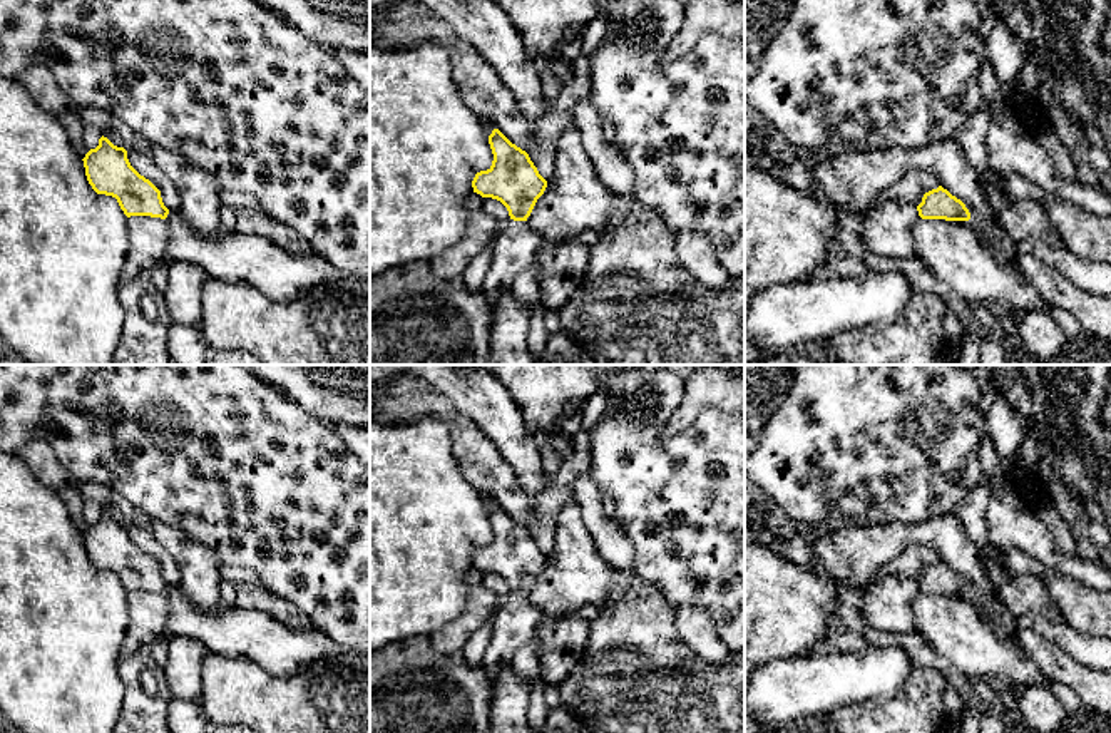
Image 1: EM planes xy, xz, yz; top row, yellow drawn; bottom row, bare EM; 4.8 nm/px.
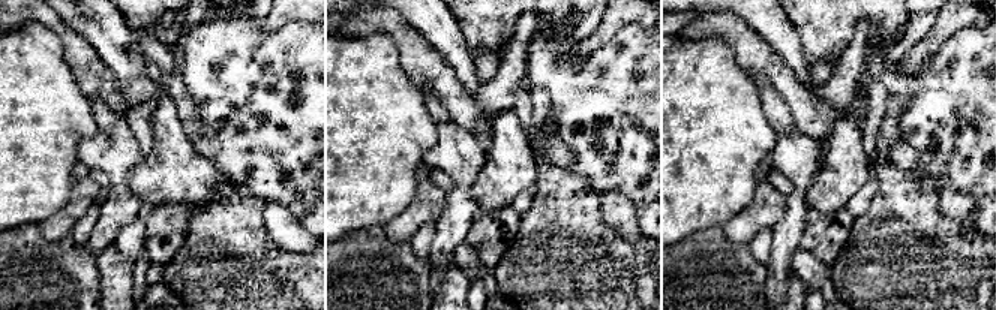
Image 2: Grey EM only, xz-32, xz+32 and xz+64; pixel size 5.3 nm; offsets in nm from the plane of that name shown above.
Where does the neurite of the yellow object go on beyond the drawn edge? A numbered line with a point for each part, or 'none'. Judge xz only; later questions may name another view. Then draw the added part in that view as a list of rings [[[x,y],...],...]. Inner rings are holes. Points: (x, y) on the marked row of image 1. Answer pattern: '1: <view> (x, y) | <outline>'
1: xz (516, 248) | [[[509,219],[492,249],[482,293],[492,303],[502,291],[510,291],[517,274],[535,261],[540,236],[527,221]]]

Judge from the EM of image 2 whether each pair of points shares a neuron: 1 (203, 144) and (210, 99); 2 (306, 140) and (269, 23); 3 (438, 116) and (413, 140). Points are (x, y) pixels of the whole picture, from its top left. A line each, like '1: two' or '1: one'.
1: two
2: two
3: two

